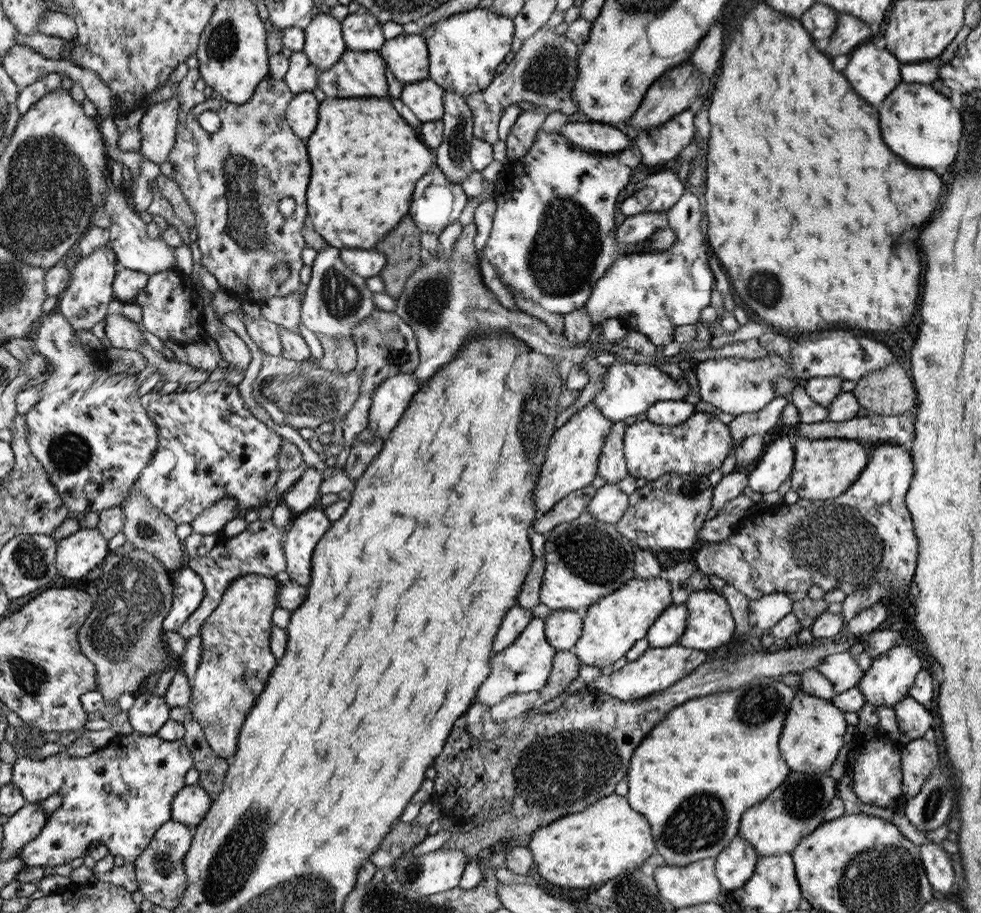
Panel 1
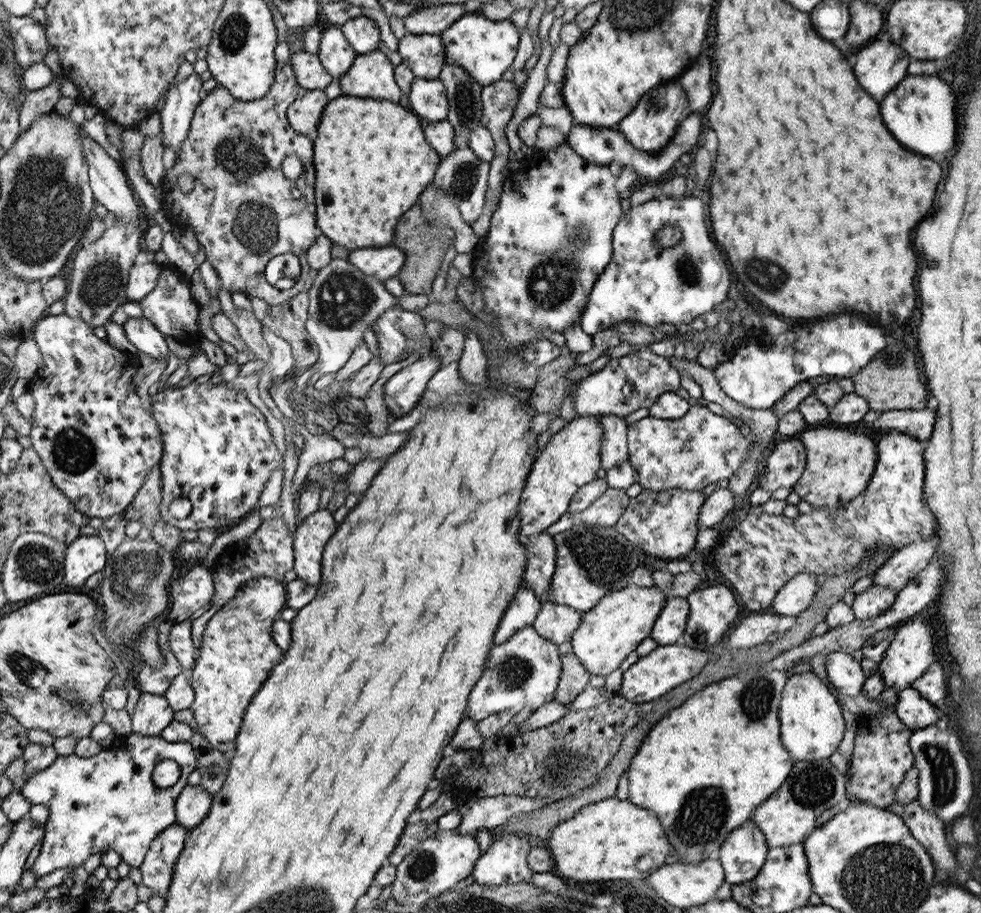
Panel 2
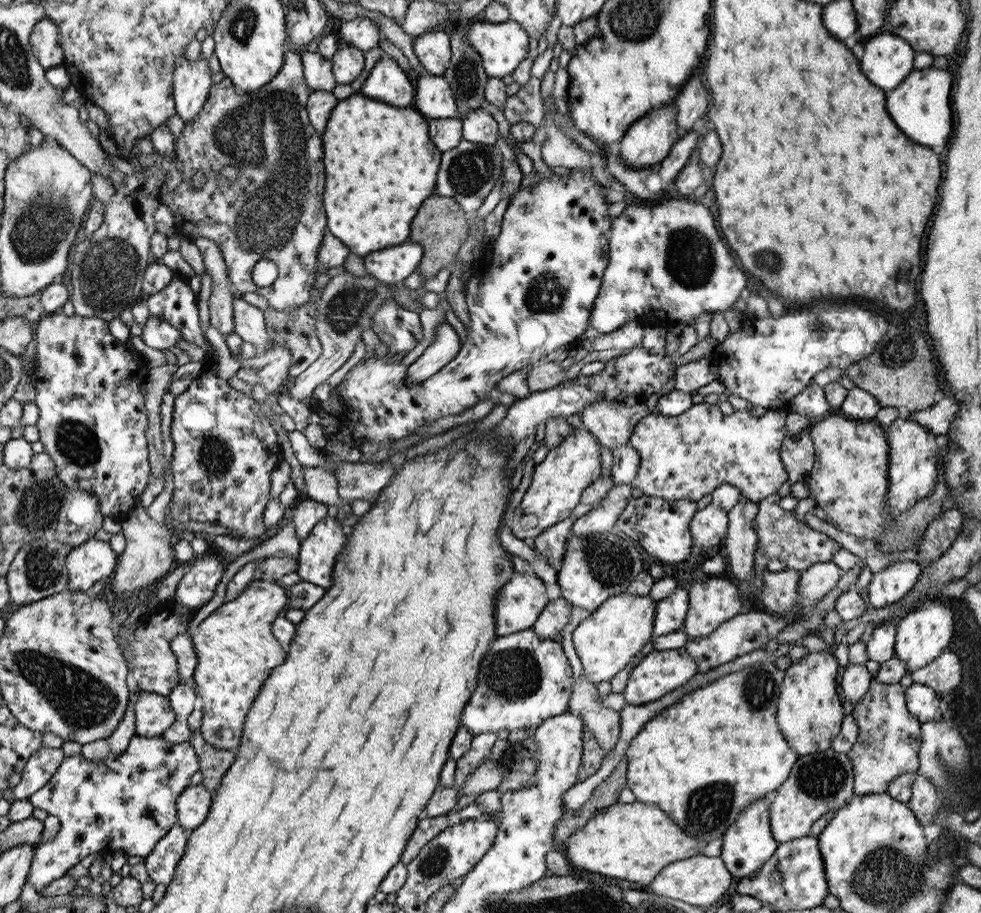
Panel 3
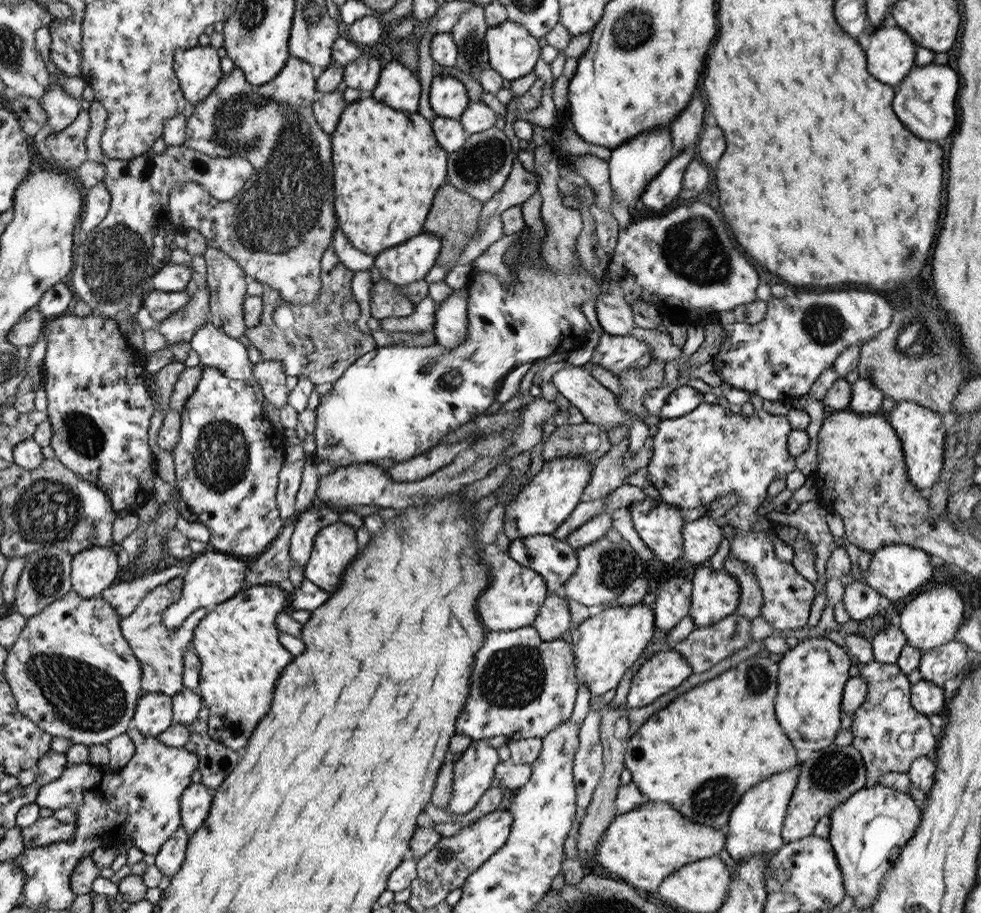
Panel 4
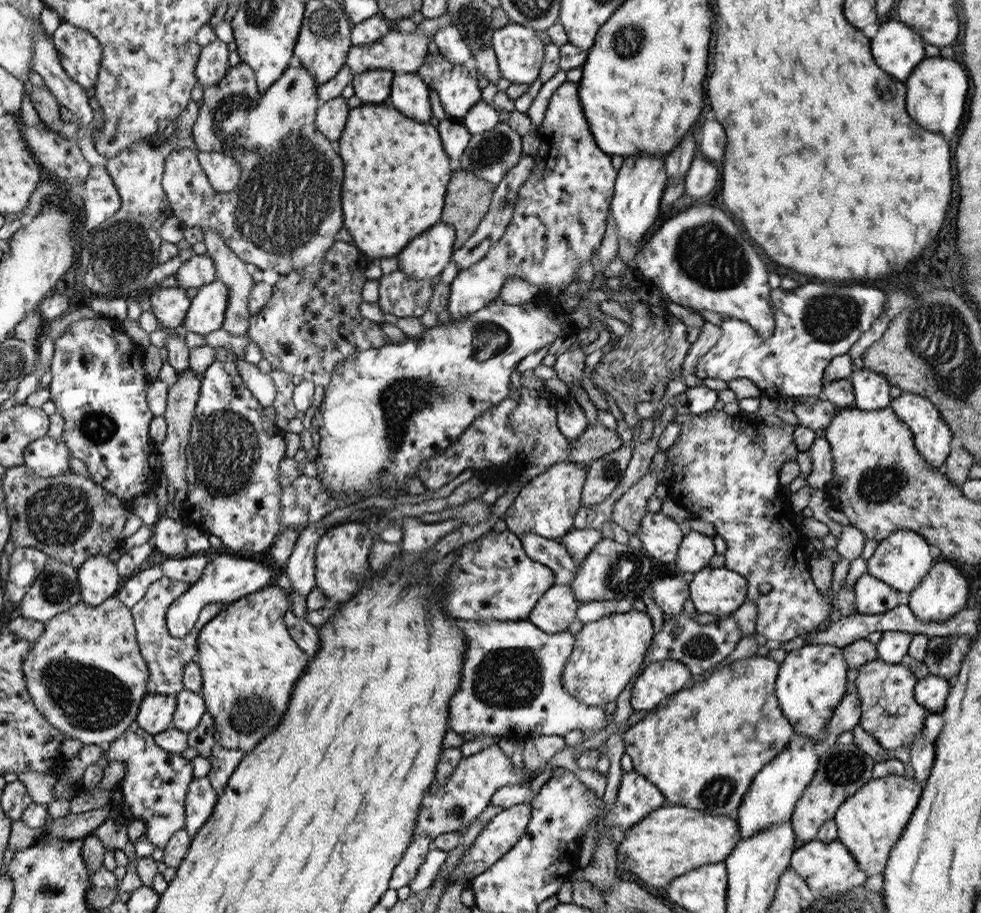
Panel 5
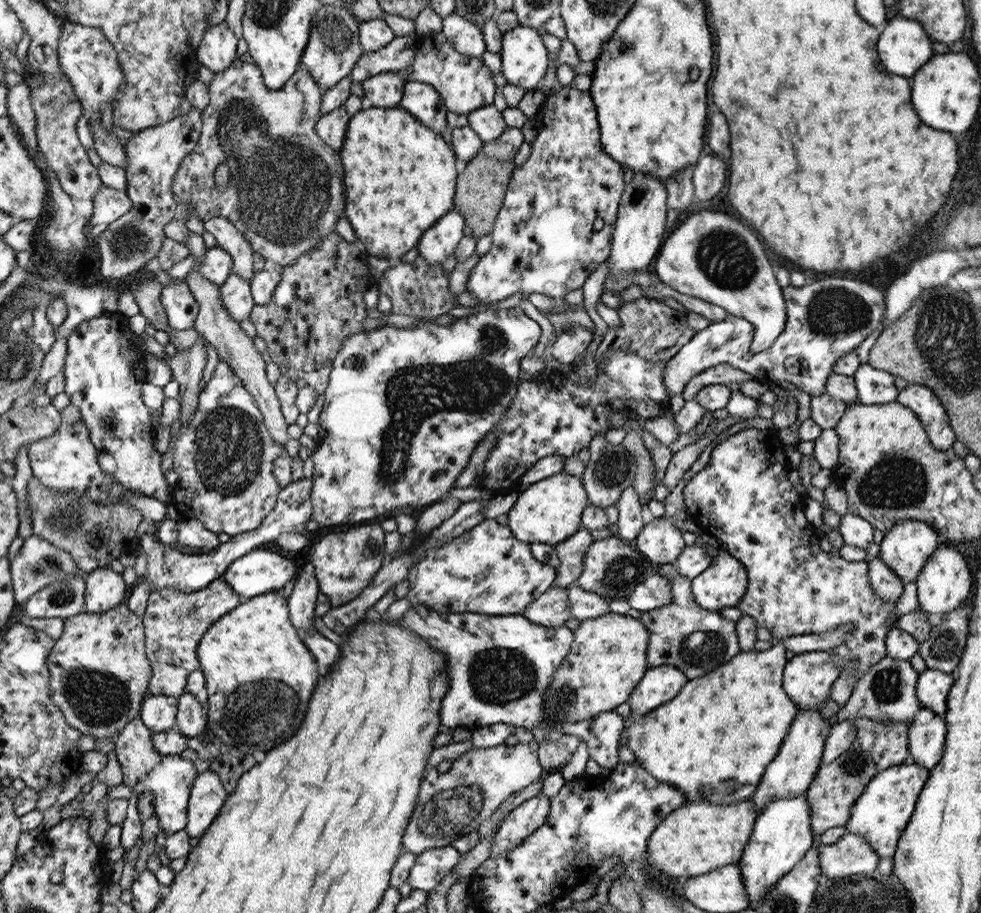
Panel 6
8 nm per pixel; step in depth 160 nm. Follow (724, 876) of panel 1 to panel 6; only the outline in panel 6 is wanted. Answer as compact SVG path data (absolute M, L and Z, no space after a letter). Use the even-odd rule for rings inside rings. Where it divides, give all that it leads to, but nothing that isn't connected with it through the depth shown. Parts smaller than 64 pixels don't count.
M819 709L798 711L793 724L794 726L790 726L789 733L785 736L786 740L780 752L769 766L761 786L750 797L756 805L758 814L762 813L762 809L772 801L804 795L817 777L825 740L829 736L832 725L827 724L827 721L820 715Z

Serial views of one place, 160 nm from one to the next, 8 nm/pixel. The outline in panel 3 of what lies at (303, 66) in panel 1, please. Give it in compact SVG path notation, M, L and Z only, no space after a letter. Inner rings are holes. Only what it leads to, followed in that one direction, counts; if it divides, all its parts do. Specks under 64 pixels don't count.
M307 50L300 52L300 55L304 61L305 81L309 90L331 92L337 86L331 59Z

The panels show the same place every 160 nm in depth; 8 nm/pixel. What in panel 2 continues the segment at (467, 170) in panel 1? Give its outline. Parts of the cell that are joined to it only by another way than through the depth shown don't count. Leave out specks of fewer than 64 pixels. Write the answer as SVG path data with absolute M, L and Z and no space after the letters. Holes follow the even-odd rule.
M446 62L440 74L440 79L445 84L446 92L448 92L449 116L446 119L452 123L456 131L456 148L458 150L468 148L468 135L481 125L481 95L484 87L475 78L472 78L471 74L461 64L455 64L455 62Z

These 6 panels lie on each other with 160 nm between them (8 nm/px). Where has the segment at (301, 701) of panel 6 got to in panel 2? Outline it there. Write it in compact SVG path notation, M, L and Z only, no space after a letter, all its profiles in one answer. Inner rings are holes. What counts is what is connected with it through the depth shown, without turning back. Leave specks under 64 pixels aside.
M268 577L247 580L237 593L212 614L203 632L190 679L196 698L191 706L198 730L219 751L232 754L252 696L260 690L270 670L280 664L282 652L272 640L272 624L286 606L284 584Z

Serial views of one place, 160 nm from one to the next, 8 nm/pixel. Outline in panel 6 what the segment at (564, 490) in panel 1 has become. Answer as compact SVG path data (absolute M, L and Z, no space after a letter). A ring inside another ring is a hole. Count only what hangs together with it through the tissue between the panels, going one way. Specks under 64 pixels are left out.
M558 473L519 492L515 505L508 511L508 526L522 542L556 546L578 532L580 516L583 516L582 510L587 507L587 500L581 477Z

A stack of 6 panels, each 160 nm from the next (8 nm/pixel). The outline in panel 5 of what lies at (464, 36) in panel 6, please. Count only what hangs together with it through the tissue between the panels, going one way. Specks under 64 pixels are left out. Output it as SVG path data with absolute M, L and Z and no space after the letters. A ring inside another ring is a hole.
M448 24L438 30L433 40L439 53L448 58L450 62L463 65L466 60L474 56L460 27L454 24Z

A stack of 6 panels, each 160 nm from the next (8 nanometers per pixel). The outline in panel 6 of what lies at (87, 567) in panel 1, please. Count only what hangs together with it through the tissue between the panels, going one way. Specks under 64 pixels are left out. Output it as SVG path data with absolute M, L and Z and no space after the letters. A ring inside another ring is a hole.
M98 568L85 575L84 611L100 614L122 604L128 586L118 572Z

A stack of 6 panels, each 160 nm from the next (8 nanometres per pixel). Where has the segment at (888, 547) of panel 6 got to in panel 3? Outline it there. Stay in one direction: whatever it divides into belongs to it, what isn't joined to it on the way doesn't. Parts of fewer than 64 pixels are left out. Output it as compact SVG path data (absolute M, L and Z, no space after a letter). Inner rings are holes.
M896 561L873 574L867 586L869 604L872 608L884 608L897 603L913 589L922 574L922 568L915 561Z

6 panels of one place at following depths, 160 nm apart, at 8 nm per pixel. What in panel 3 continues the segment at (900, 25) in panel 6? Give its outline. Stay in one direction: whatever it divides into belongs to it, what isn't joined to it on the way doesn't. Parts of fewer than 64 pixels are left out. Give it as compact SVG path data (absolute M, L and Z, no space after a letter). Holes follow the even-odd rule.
M882 30L866 40L862 70L866 70L882 90L894 90L914 71L915 54L906 40Z

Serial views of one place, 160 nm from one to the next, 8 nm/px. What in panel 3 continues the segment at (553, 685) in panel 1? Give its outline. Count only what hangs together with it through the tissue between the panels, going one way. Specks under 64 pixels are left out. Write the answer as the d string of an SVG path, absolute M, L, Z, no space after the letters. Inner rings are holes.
M585 675L579 676L575 682L577 684L572 687L569 711L586 721L588 730L593 731L605 754L610 755L619 739L620 713L604 707L598 701L597 685L590 682Z

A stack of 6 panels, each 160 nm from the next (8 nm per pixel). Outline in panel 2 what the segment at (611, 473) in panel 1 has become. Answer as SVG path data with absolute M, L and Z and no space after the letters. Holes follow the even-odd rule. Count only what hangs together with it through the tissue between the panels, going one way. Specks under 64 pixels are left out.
M604 414L598 417L602 424L604 440L601 442L601 467L608 471L625 460L629 460L627 447L627 431L629 428L626 417L615 414Z

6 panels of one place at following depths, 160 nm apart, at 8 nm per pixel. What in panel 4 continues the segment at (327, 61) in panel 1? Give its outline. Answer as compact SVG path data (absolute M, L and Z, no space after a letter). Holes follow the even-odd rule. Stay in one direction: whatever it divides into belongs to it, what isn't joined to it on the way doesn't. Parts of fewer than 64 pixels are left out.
M370 55L359 56L353 63L343 65L343 81L348 88L360 91L359 98L368 98L378 86L383 61Z

